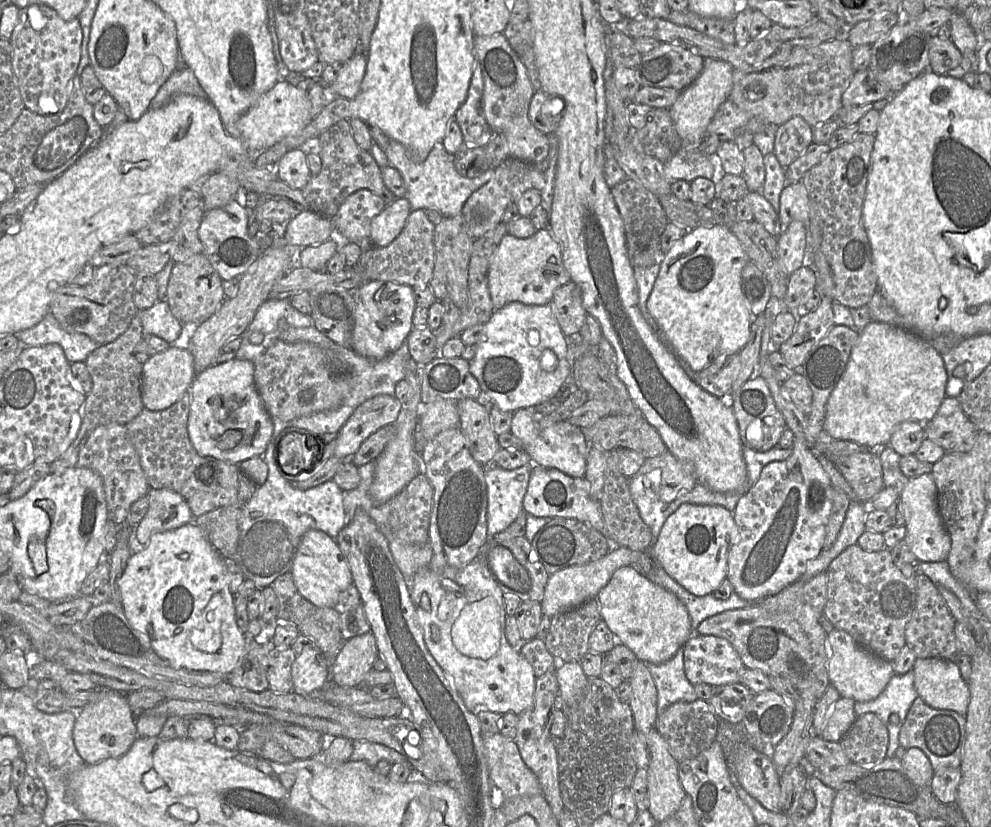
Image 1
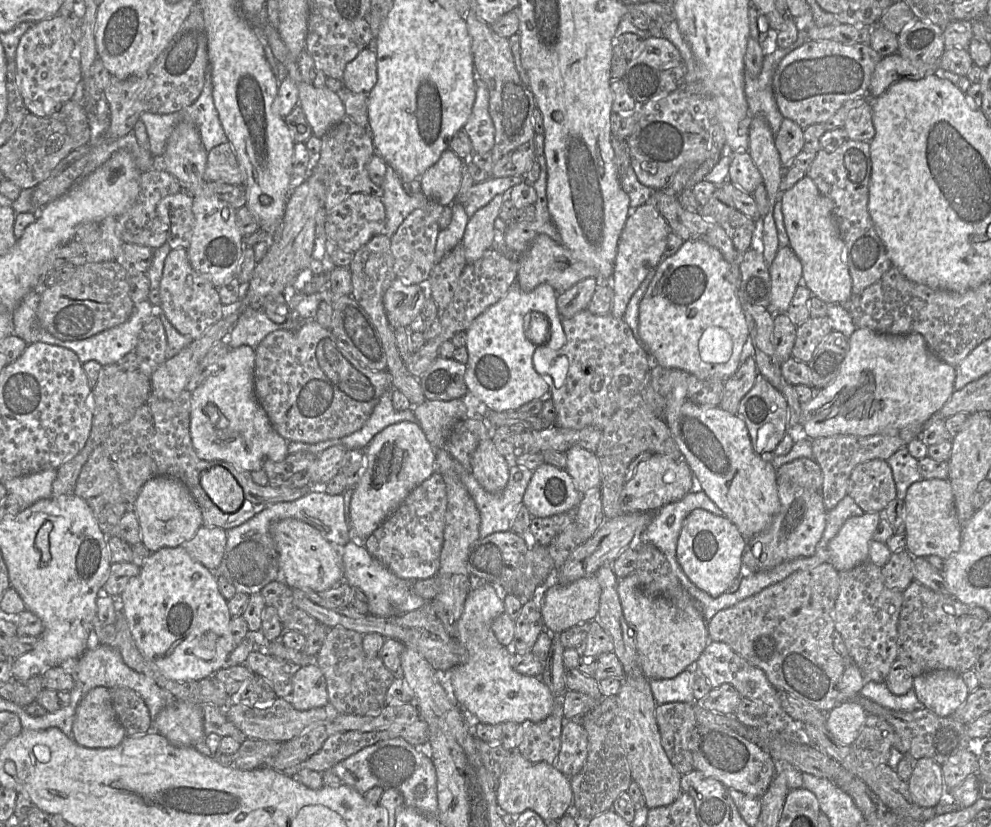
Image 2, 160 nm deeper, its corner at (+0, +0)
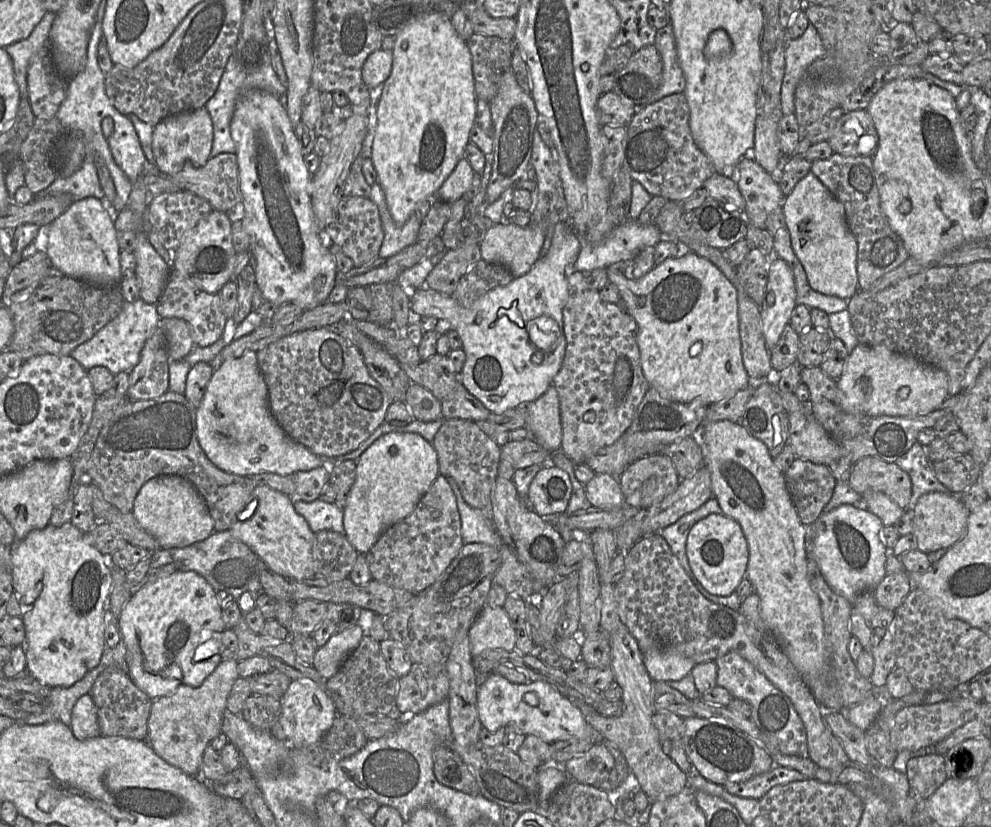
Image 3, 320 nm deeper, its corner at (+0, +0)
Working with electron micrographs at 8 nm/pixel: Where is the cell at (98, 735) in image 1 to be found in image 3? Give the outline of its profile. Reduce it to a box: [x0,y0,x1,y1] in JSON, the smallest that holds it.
[70,693,101,740]

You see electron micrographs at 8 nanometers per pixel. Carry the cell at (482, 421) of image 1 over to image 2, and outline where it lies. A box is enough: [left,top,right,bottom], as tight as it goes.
[471,437,510,492]

